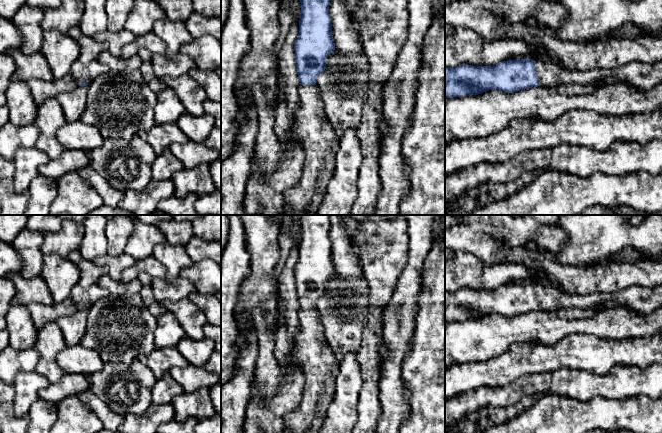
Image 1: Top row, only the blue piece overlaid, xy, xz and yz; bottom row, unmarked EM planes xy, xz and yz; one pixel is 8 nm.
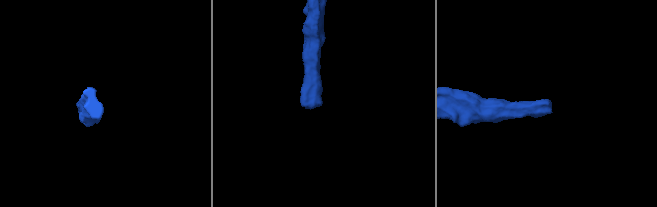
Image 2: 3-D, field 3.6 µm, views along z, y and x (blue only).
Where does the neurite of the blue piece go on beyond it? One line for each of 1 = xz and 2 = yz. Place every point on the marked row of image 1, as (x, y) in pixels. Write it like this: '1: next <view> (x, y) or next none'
1: next xz (313, 130)
2: next yz (644, 76)

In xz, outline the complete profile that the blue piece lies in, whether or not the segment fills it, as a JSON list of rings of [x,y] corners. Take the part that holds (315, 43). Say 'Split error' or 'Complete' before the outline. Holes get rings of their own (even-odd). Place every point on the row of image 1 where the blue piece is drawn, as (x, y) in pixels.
Split error. [[[300,0],[299,35],[294,46],[295,64],[300,81],[298,86],[300,106],[294,114],[292,134],[301,144],[305,160],[298,183],[285,192],[285,215],[307,214],[324,168],[325,157],[328,152],[336,154],[339,148],[339,138],[325,114],[325,105],[320,89],[316,85],[318,76],[326,69],[327,57],[335,50],[332,22],[329,14],[330,1]]]

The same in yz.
Split error. [[[532,59],[507,60],[493,66],[467,64],[455,68],[445,66],[445,97],[478,95],[489,90],[513,93],[530,87],[554,87],[557,84],[588,85],[600,83],[604,85],[607,78],[616,78],[619,82],[628,82],[639,90],[646,91],[662,83],[662,61],[655,63],[635,61],[615,68],[595,68],[591,70],[568,70],[556,63],[545,63]]]

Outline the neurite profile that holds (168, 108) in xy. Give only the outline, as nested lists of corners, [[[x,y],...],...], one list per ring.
[[[166,88],[157,95],[157,102],[153,108],[154,121],[156,125],[176,123],[178,118],[186,112],[185,107],[179,100],[176,93]]]

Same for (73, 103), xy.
[[[78,86],[71,92],[57,95],[55,99],[61,106],[67,122],[78,121],[87,104],[87,86]]]

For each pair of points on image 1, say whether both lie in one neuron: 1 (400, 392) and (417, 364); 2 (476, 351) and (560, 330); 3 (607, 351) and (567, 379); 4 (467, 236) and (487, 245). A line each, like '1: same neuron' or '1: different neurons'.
1: different neurons
2: same neuron
3: different neurons
4: same neuron

